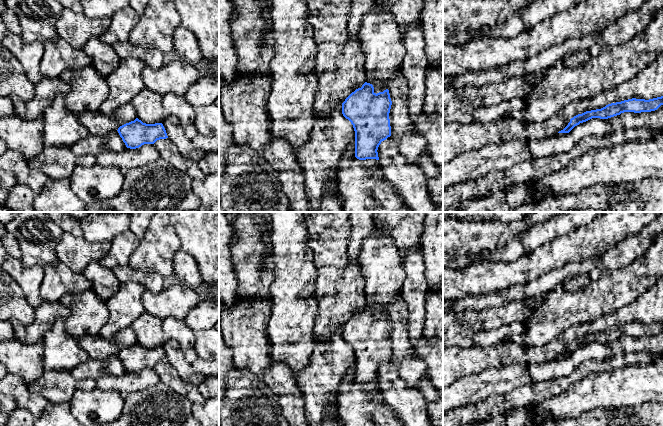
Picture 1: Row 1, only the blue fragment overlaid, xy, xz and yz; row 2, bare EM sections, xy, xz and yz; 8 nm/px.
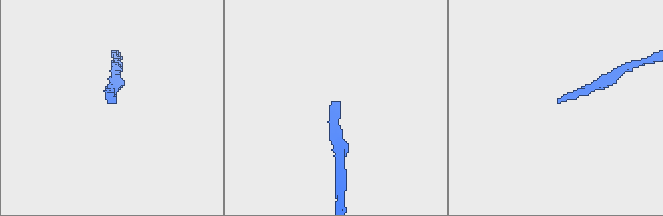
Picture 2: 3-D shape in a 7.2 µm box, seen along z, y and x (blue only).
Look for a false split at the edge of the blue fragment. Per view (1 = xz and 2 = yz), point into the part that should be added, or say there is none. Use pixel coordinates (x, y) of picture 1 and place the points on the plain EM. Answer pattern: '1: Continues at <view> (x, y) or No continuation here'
1: No continuation here
2: No continuation here

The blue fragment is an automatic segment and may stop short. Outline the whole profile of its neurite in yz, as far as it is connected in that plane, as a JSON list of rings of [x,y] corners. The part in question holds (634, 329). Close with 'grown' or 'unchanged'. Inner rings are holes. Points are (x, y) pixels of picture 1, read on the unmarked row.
[[[663,320],[649,324],[632,322],[611,327],[601,333],[586,335],[574,340],[568,349],[558,357],[569,357],[575,350],[592,342],[608,343],[624,336],[651,336],[657,334],[661,329],[663,329]]] | unchanged

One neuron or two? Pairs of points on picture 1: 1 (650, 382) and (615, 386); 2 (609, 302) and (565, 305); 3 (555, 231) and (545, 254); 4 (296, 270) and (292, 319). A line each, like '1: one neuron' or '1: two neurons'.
1: one neuron
2: one neuron
3: two neurons
4: one neuron

